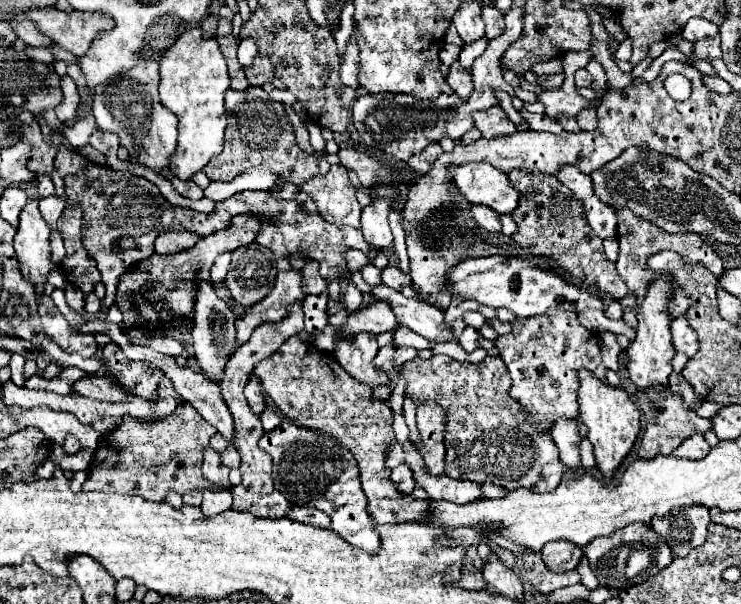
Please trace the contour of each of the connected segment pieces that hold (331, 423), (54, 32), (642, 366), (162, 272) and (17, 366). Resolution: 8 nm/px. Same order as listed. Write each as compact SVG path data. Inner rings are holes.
M291 337L289 341L285 341L281 345L279 351L275 351L275 355L271 355L271 357L267 357L255 365L255 375L261 379L263 391L269 395L273 405L283 415L287 415L293 421L299 421L299 427L303 425L305 429L313 429L313 431L321 431L325 435L333 435L341 445L345 445L353 453L357 465L359 465L361 485L363 485L363 491L365 491L367 501L369 501L367 513L371 515L371 521L375 521L377 525L405 523L405 521L423 519L427 515L429 499L415 503L415 499L411 495L401 495L389 479L391 469L385 467L387 443L391 443L391 439L395 439L395 433L391 427L393 425L393 411L391 411L389 403L371 401L371 387L367 387L365 383L359 383L357 379L351 379L351 375L347 375L347 371L343 371L343 367L339 367L339 363L335 363L335 357L331 353L319 351L313 343L309 343L309 341L305 343L299 337Z
M55 7L29 9L25 17L31 19L37 29L55 45L71 51L77 57L87 53L89 43L99 31L113 27L113 21L107 15L83 11L73 11L71 15L67 15Z
M657 277L645 295L643 305L639 307L639 325L637 325L637 335L633 339L633 343L625 349L627 355L627 373L633 381L633 385L647 393L651 387L655 385L667 385L669 383L669 375L671 375L671 359L675 355L675 349L671 345L671 333L669 333L669 323L671 319L667 317L667 301L671 299L671 285L663 279Z
M235 215L231 219L231 225L213 233L213 235L207 235L207 237L201 237L191 249L185 249L181 253L173 253L173 255L151 255L147 261L141 261L139 263L139 271L135 275L129 275L125 273L121 279L119 279L119 285L117 285L117 295L115 295L115 303L117 307L121 309L123 313L123 323L125 327L137 327L141 323L141 319L137 317L137 311L133 309L131 305L131 291L143 291L143 289L153 289L147 299L153 301L153 305L161 311L161 309L167 309L171 311L173 315L179 315L179 317L185 317L185 319L191 319L193 315L193 279L205 279L209 281L209 269L215 261L217 255L225 253L225 251L233 251L237 249L239 245L247 245L255 239L255 235L259 233L259 227L263 227L263 223L271 219L271 217L263 217L263 215ZM199 269L199 275L195 275L195 271Z
M11 353L11 361L9 361L9 369L11 369L11 381L17 387L23 387L25 377L23 377L23 365L25 365L25 357L19 353Z

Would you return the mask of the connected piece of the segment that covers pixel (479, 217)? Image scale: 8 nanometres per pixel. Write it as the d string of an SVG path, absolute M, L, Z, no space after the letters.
M473 205L473 207L471 207L471 215L473 215L473 219L475 219L483 229L487 229L487 231L495 231L495 233L501 231L501 223L499 223L495 211L489 211L487 207Z

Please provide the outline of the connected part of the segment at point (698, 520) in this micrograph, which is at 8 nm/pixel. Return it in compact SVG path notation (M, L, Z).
M707 507L681 509L669 515L667 519L653 519L651 525L655 533L669 545L673 557L683 557L705 541L709 509Z

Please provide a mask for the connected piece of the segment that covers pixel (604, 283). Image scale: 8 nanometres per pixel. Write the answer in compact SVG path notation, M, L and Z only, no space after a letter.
M511 171L509 183L521 193L519 205L513 211L513 219L517 223L513 241L517 247L535 257L551 259L573 279L581 281L587 291L595 291L595 295L609 295L611 299L621 299L627 295L627 287L619 279L615 263L609 261L603 251L603 241L585 223L581 203L571 195L567 187L563 187L563 183L551 175L529 171Z

